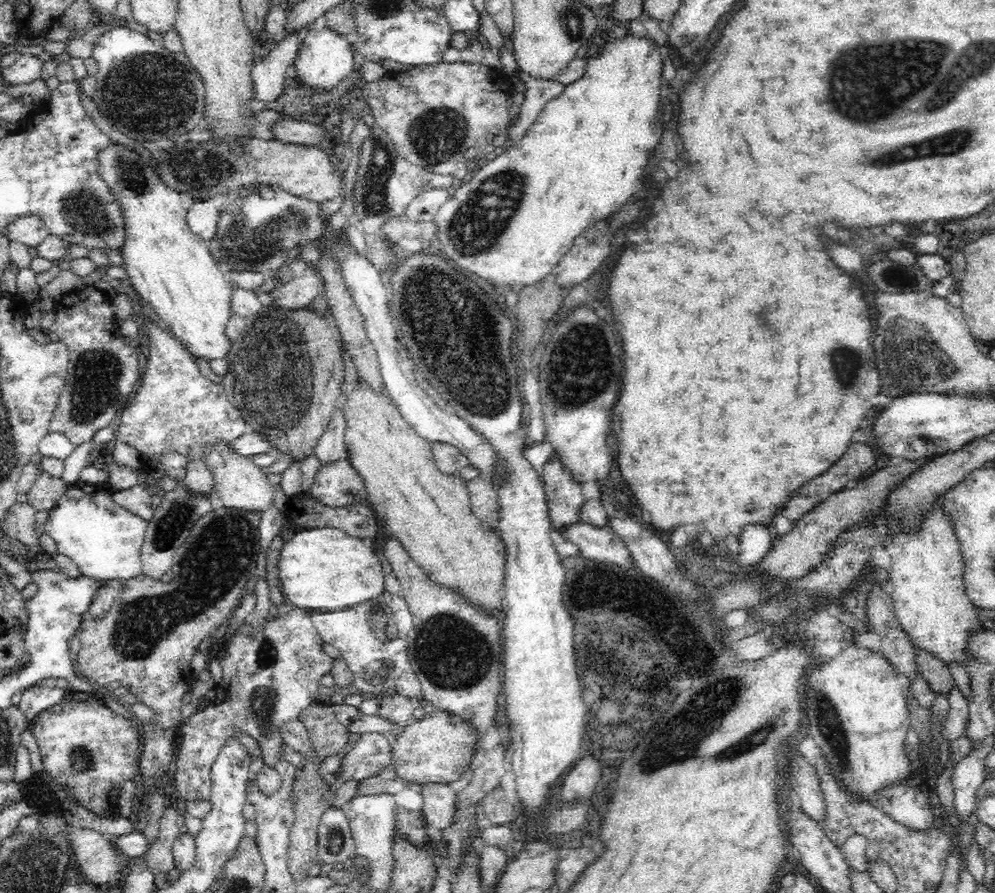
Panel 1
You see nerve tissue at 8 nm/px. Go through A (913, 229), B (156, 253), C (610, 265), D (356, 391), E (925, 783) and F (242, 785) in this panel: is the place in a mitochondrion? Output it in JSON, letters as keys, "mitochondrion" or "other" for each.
{"A":"other","B":"other","C":"other","D":"other","E":"other","F":"other"}

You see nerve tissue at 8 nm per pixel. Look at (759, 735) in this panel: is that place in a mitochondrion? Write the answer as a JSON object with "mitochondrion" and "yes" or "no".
{"mitochondrion":"yes"}

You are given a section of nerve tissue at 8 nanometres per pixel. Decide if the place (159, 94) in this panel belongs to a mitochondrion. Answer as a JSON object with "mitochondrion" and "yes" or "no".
{"mitochondrion":"yes"}

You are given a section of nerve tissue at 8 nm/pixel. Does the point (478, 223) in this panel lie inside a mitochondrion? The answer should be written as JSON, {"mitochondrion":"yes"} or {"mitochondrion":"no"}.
{"mitochondrion":"yes"}

